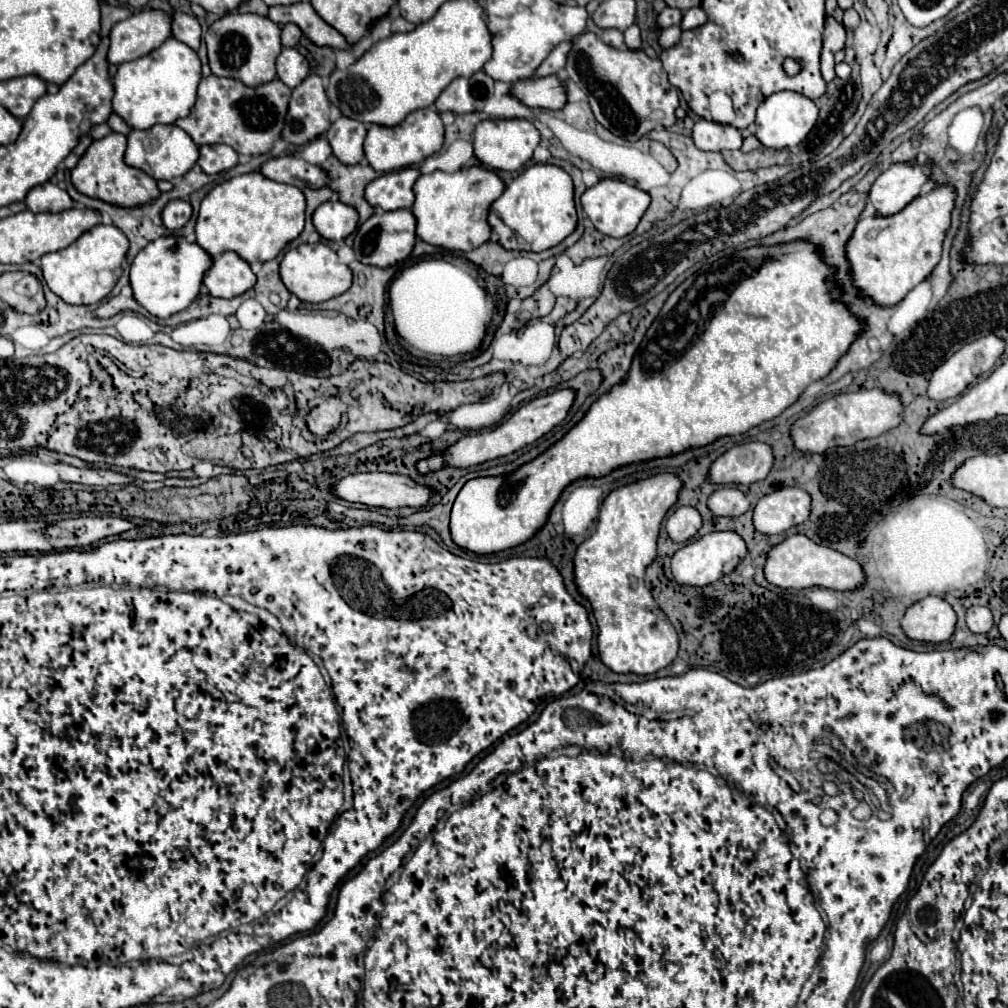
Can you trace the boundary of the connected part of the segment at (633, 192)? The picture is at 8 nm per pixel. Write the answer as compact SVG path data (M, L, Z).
M602 179L598 185L594 185L582 193L580 203L582 203L584 213L588 215L588 219L594 223L594 227L600 233L604 233L608 237L626 237L636 229L644 211L648 209L650 195L646 191L634 187L634 185L624 183L624 181Z

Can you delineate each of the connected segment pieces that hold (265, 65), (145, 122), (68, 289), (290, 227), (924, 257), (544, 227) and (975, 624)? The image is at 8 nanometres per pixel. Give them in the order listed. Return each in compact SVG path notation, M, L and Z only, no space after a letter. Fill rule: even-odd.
M228 13L210 25L204 43L208 47L210 71L216 77L230 77L242 81L246 87L260 87L276 77L274 63L282 51L280 27L268 17L260 17L254 13Z
M168 37L158 49L150 51L148 55L122 63L112 79L114 85L114 97L112 97L112 111L118 113L132 129L148 129L156 123L174 123L178 117L188 115L188 111L192 109L192 103L196 101L196 87L202 79L202 71L200 71L200 59L196 55L194 49L190 49L188 45Z
M96 225L66 249L42 257L42 273L48 287L70 305L94 305L102 301L120 277L120 265L128 251L126 235L114 225Z
M260 173L238 175L234 179L228 179L224 183L216 185L202 199L198 219L196 219L196 243L212 257L218 257L226 251L234 251L248 263L254 263L254 261L264 263L264 261L274 259L290 241L294 241L302 233L304 209L306 209L306 199L298 187L270 181L270 179L262 177Z
M940 185L888 219L880 219L880 215L872 215L872 207L864 207L844 247L850 263L850 279L860 297L868 297L880 307L892 307L930 275L942 255L942 241L950 227L954 197L954 187Z
M536 163L522 171L488 211L488 223L492 231L498 233L498 243L504 249L546 251L564 241L576 229L576 221L574 185L570 175L564 169L546 163ZM514 231L524 239L522 243L516 241Z
M970 607L966 611L966 625L974 633L988 633L992 629L992 613L988 607Z

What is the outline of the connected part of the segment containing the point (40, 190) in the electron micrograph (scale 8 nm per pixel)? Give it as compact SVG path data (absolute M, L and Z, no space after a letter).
M50 181L32 187L28 191L24 203L32 213L46 213L46 211L58 213L58 211L66 211L72 207L70 195Z

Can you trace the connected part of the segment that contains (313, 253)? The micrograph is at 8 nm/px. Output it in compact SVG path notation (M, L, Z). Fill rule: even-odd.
M306 243L306 245L300 245L296 249L290 249L282 257L280 277L282 277L282 283L286 285L286 289L292 295L296 295L300 301L306 301L306 303L328 301L332 297L342 295L352 285L352 271L350 271L350 267L340 263L336 251L332 251L324 243L314 243L314 245Z

